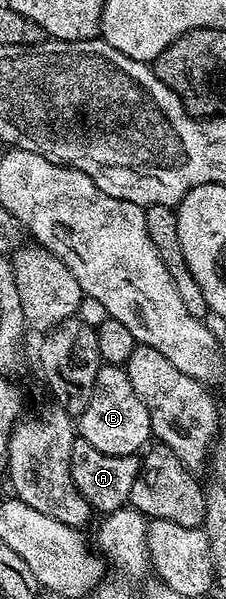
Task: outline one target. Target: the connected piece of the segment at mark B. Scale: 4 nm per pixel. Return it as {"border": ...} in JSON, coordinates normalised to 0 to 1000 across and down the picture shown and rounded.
{"border":[[[451,609],[420,628],[403,668],[385,668],[385,681],[350,693],[350,730],[385,735],[403,748],[531,765],[602,760],[664,743],[677,731],[668,694],[650,694],[633,668],[597,661],[597,648],[580,648],[580,634],[535,611]]]}

